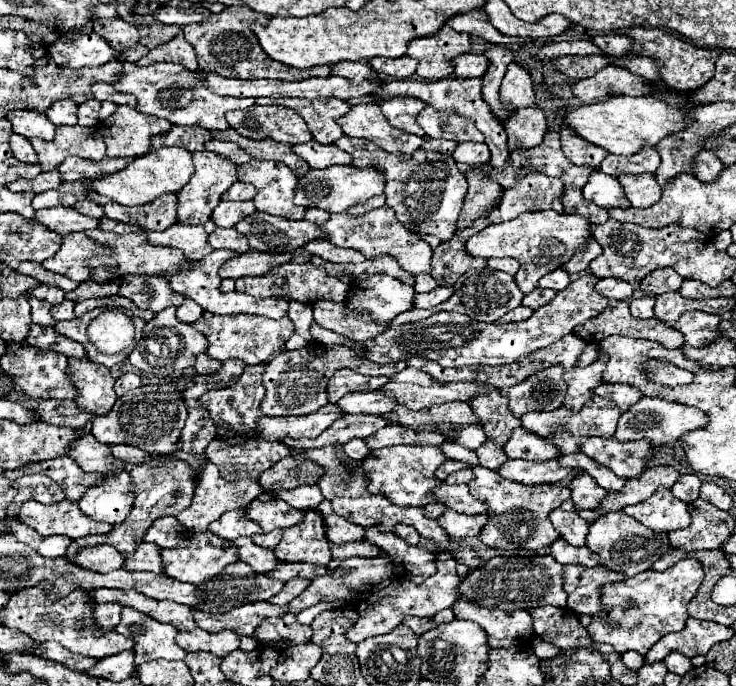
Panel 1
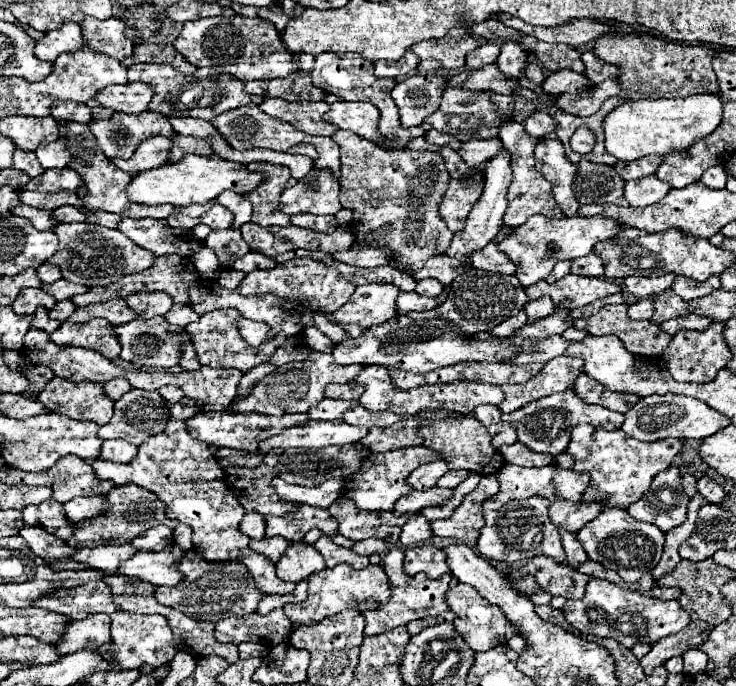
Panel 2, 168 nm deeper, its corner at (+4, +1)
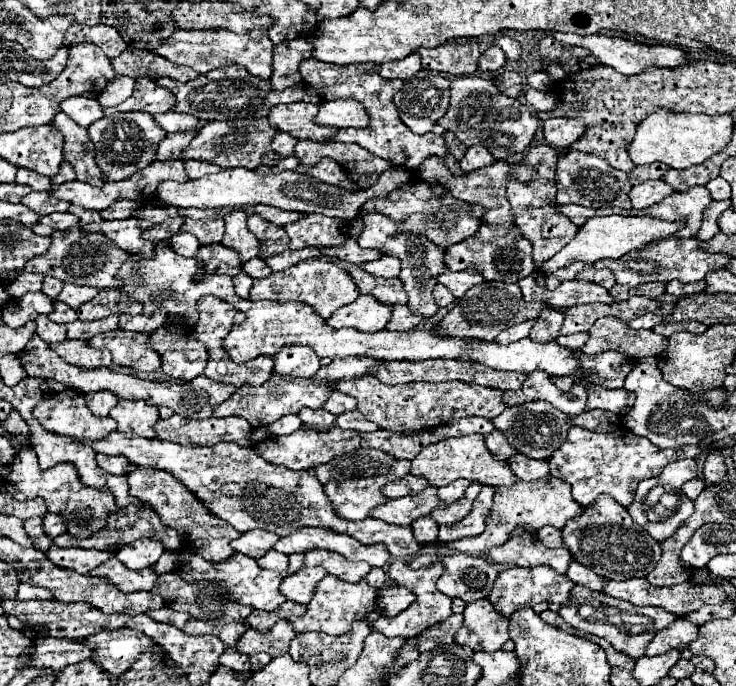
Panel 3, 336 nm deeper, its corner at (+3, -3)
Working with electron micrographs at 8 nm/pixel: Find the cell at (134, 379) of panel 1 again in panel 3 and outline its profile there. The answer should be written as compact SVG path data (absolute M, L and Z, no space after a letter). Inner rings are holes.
M97 391L93 395L85 395L87 397L87 405L93 411L93 415L97 417L107 417L109 411L117 405L117 395L113 395L111 391Z

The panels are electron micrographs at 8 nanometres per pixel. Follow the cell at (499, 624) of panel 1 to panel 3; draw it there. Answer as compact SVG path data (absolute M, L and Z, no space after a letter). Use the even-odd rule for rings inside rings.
M477 599L465 605L465 623L455 635L455 643L467 645L473 651L493 653L509 639L509 619L493 609L489 599Z

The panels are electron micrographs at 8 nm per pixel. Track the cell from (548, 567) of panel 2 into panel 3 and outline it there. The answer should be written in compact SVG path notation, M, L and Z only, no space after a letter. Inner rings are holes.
M539 565L539 567L511 567L499 573L499 577L495 579L495 585L491 589L489 601L493 603L493 607L501 613L501 615L511 615L513 611L517 611L519 607L533 607L535 603L547 601L547 603L569 603L569 593L575 587L573 581L567 579L567 575L561 575L557 571L553 571L547 565Z

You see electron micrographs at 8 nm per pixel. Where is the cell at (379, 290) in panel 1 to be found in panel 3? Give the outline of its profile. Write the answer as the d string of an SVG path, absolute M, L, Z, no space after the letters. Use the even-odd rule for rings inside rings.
M359 295L357 301L353 301L351 305L345 305L341 309L335 311L335 315L331 315L327 319L327 325L333 329L341 329L341 327L355 327L359 331L381 331L385 329L389 317L391 317L393 307L385 305L377 299L373 299L371 295Z

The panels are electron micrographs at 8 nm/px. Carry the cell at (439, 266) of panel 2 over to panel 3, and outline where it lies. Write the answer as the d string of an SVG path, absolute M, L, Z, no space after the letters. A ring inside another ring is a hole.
M447 269L445 273L441 273L441 275L437 277L437 281L443 283L443 285L459 299L461 295L465 295L465 291L467 291L469 287L481 283L483 277L481 277L477 271L467 271L467 269L465 269L465 271L451 271L451 269Z

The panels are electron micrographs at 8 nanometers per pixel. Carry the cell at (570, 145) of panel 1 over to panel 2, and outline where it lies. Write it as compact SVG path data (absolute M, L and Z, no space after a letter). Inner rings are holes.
M628 33L628 35L616 35L616 37L600 37L594 43L592 51L602 61L616 65L620 69L620 75L616 77L616 83L620 85L620 95L606 99L602 103L600 111L586 119L564 113L560 109L554 111L554 119L558 121L556 135L564 143L566 155L572 163L578 163L580 159L590 159L594 163L608 163L608 165L618 163L618 159L614 155L608 155L608 151L604 147L604 131L602 131L604 115L608 115L608 111L612 111L612 107L616 107L616 103L626 103L626 101L636 101L636 99L658 99L658 97L688 97L688 95L698 95L698 93L718 95L718 91L720 91L716 73L712 69L712 59L716 57L716 53L706 47L678 45L678 43L670 43L670 41L656 39L656 37ZM580 125L588 125L596 133L596 145L588 155L580 155L570 149L570 137Z

